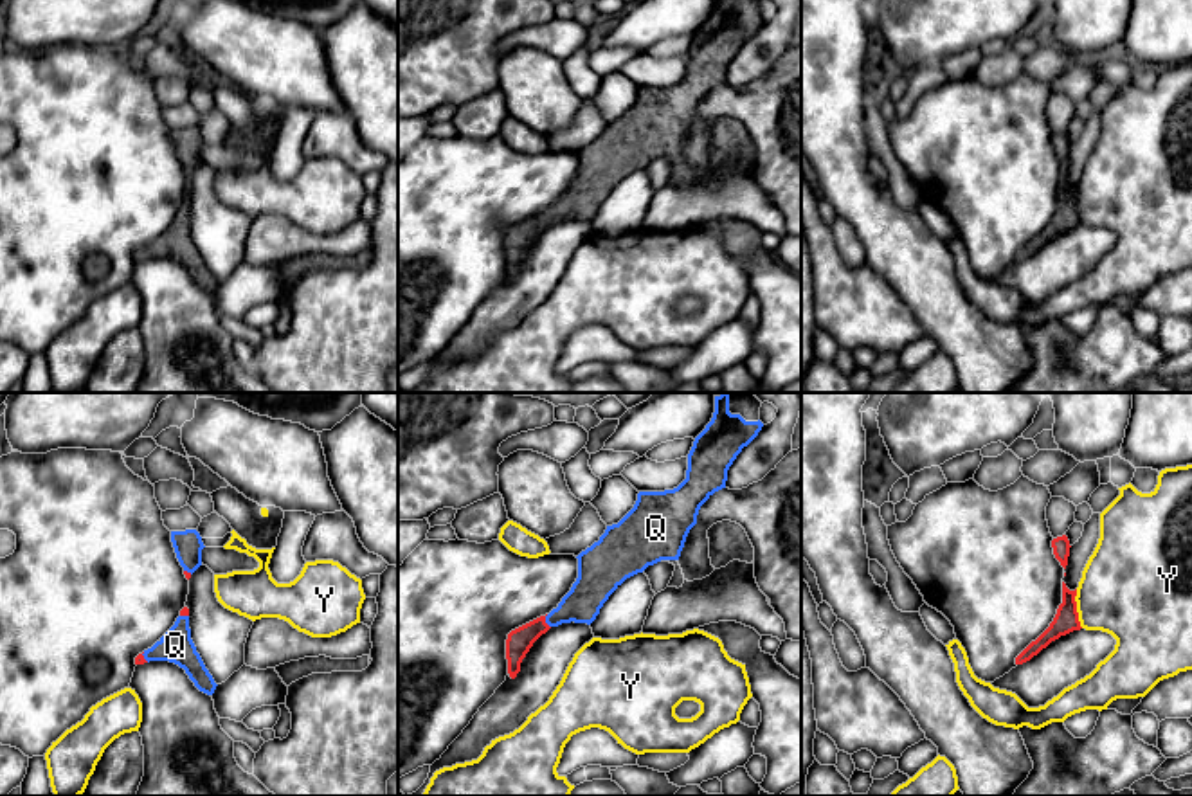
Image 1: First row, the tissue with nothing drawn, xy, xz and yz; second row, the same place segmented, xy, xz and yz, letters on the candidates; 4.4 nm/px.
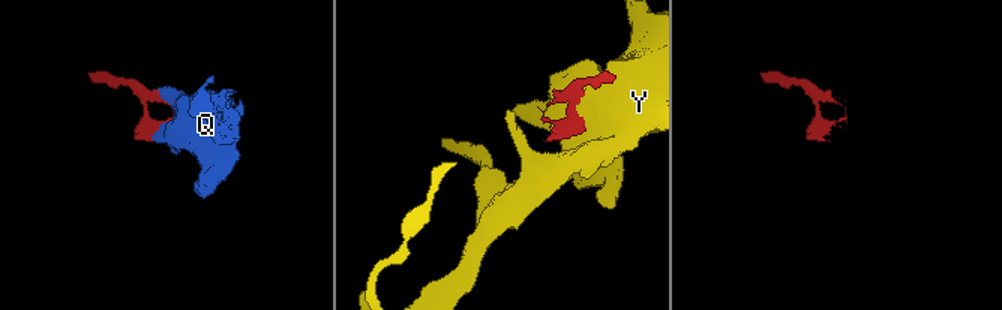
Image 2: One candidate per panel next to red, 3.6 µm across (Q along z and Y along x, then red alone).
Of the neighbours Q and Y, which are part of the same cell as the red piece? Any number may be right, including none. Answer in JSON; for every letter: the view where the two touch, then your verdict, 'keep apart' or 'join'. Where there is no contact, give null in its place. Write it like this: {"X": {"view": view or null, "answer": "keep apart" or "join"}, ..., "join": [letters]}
{"Q": {"view": "xz", "answer": "join"}, "Y": {"view": "yz", "answer": "keep apart"}, "join": ["Q"]}

